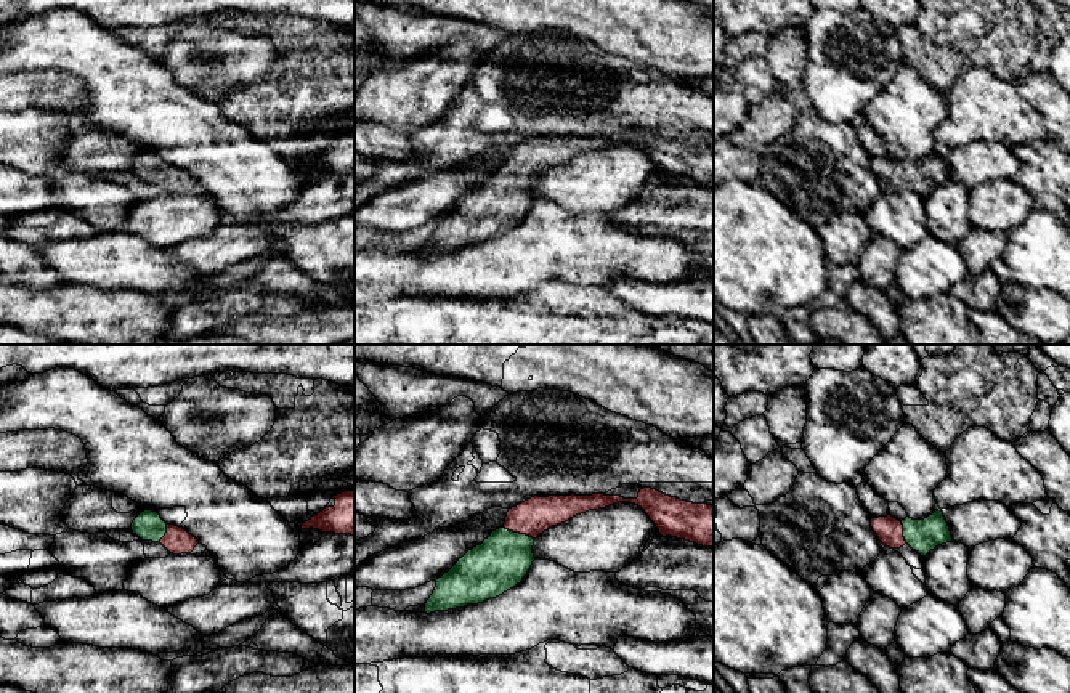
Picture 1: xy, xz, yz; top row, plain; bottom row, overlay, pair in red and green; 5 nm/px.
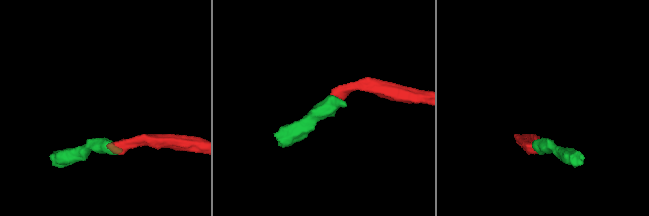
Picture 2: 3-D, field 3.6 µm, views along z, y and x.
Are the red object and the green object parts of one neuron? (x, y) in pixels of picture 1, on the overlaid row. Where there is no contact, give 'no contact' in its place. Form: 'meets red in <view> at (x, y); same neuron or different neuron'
meets red in xz at (518, 531); same neuron

